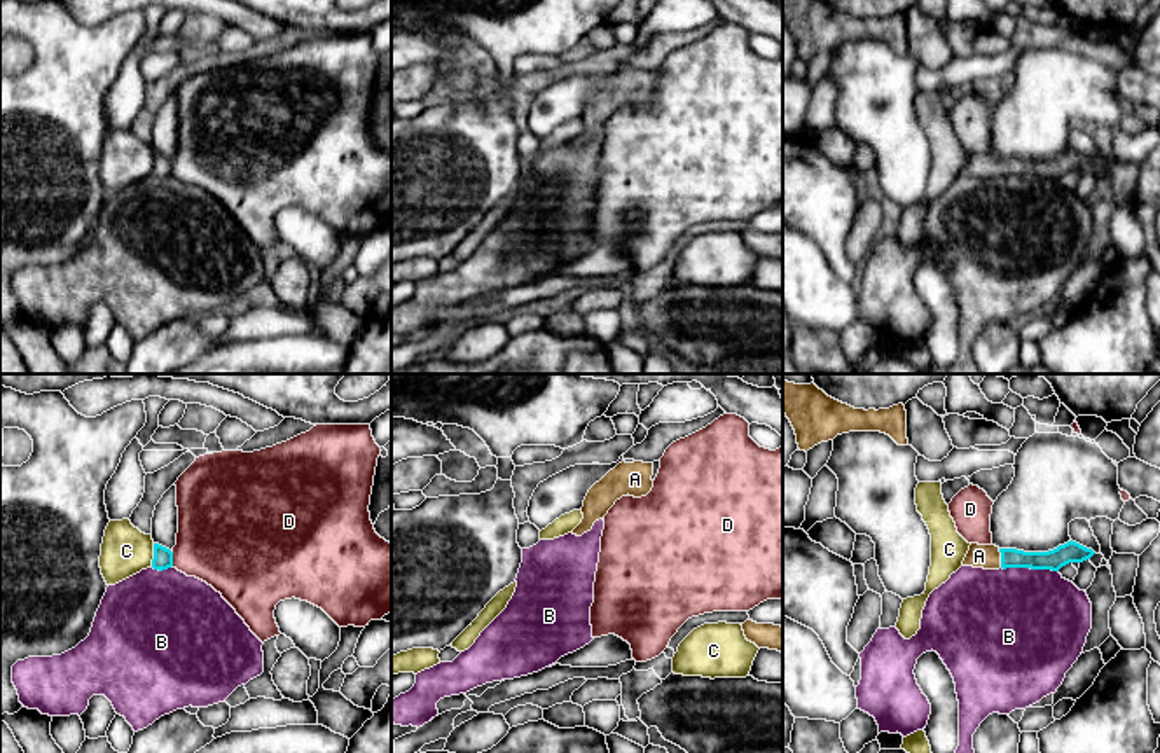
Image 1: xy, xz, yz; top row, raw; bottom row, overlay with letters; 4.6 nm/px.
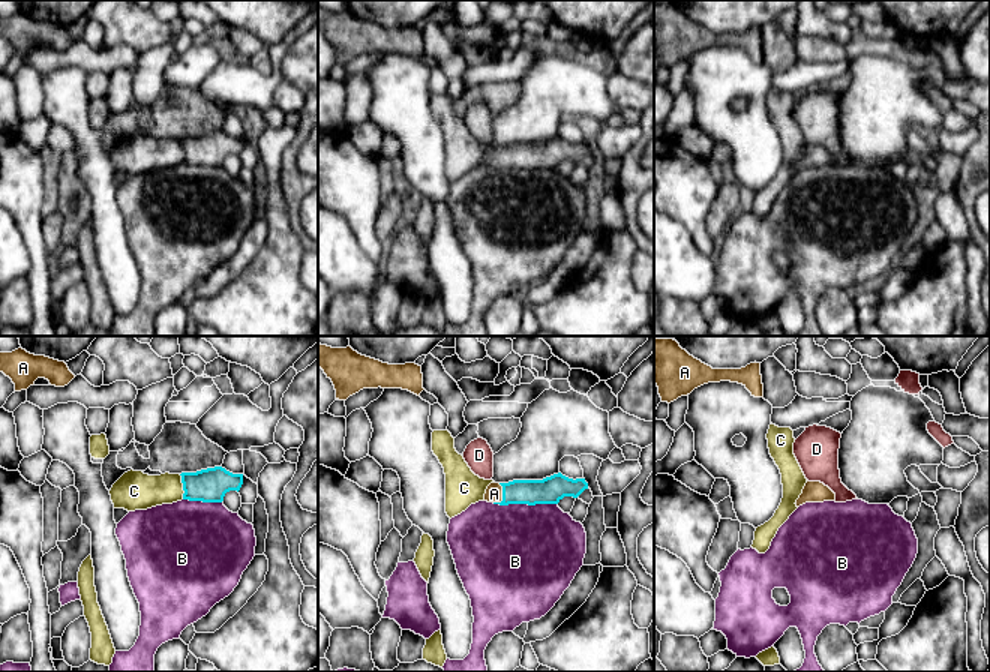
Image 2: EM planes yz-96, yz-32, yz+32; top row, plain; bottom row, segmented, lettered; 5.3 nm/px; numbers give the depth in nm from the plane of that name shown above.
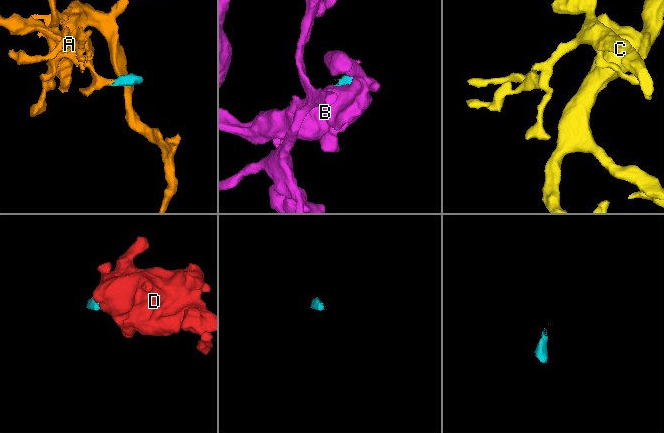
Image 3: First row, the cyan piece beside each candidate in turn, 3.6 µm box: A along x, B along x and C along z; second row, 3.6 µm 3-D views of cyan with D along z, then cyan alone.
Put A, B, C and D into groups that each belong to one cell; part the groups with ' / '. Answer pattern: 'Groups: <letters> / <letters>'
Groups: A / B / C / D

